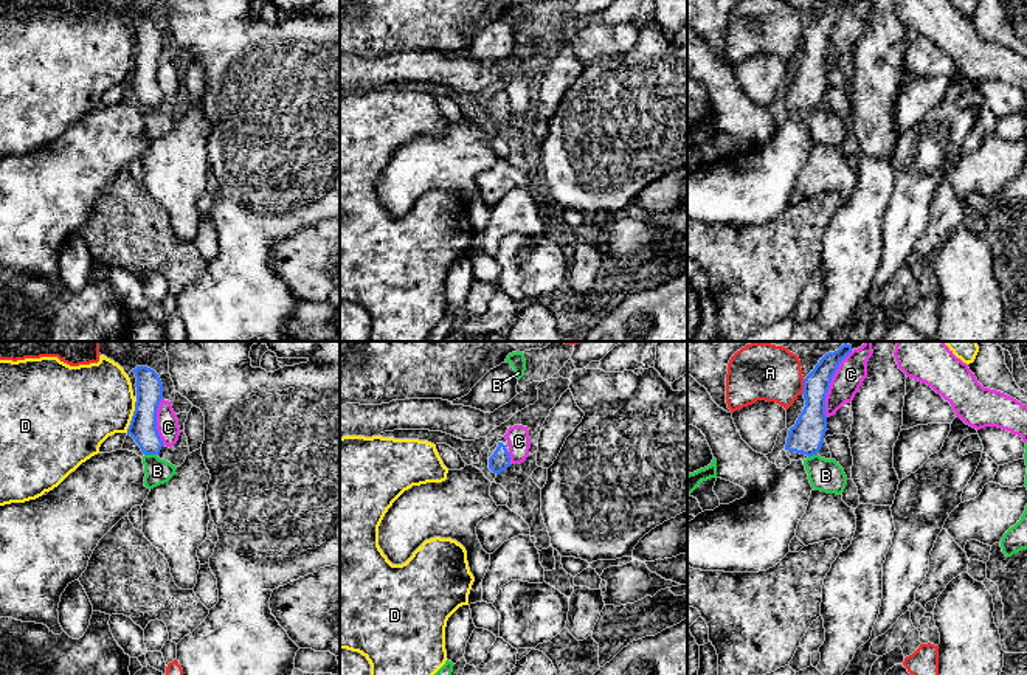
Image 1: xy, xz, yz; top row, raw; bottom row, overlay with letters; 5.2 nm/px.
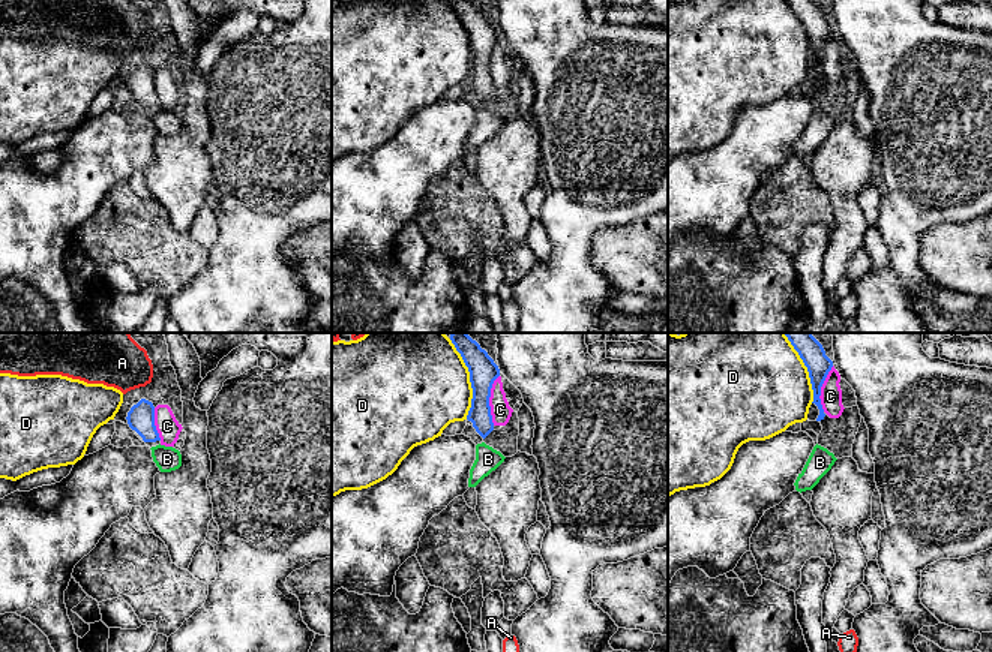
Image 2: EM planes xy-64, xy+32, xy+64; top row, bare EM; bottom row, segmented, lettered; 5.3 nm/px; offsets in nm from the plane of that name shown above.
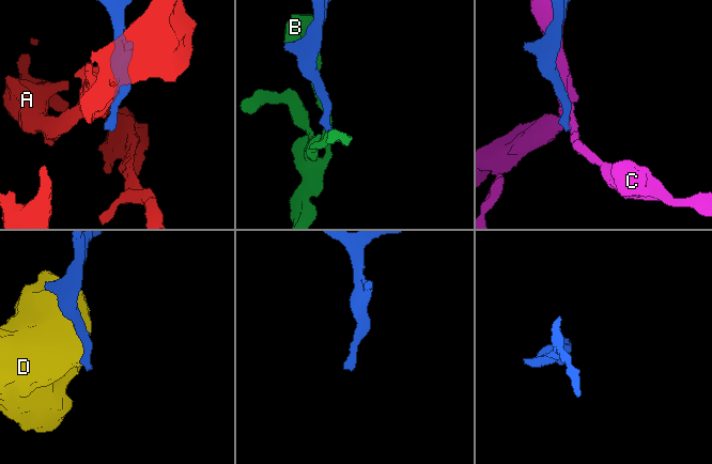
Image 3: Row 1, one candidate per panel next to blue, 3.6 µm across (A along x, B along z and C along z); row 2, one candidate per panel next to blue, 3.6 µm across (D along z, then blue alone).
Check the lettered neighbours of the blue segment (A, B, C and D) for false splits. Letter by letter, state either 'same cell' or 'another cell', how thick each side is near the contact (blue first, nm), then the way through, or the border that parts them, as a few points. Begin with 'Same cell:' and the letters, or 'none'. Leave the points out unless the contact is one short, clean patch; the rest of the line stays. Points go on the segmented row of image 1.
Same cell: none
A: another cell | 170/300 nm
B: another cell | 140/130 nm | along xy (145, 453), (155, 455)
C: another cell | 160/150 nm
D: another cell | 140/400 nm

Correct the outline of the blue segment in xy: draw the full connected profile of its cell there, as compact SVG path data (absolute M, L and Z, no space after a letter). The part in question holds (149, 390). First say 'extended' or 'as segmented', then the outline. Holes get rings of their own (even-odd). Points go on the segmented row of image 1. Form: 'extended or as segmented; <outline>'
as segmented; M137 366L132 371L137 377L137 402L127 434L135 439L144 455L158 455L163 441L157 430L157 410L163 399L163 383L147 366Z

